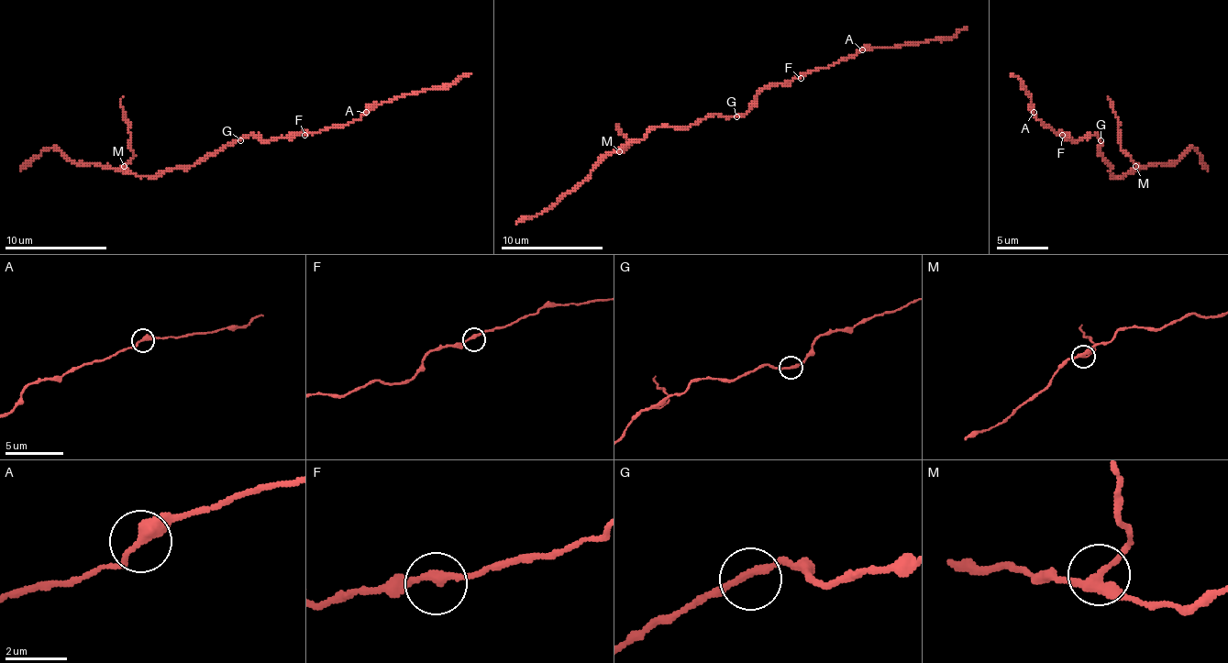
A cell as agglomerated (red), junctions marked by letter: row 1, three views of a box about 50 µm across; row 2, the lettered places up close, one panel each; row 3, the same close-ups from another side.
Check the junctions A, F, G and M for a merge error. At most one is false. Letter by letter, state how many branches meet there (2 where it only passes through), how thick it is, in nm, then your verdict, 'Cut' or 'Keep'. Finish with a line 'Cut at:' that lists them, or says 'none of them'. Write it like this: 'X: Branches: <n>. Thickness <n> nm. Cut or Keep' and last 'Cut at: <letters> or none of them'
A: Branches: 2. Thickness 340 nm. Keep
F: Branches: 2. Thickness 240 nm. Keep
G: Branches: 2. Thickness 200 nm. Keep
M: Branches: 3. Thickness 260 nm. Cut
Cut at: M

